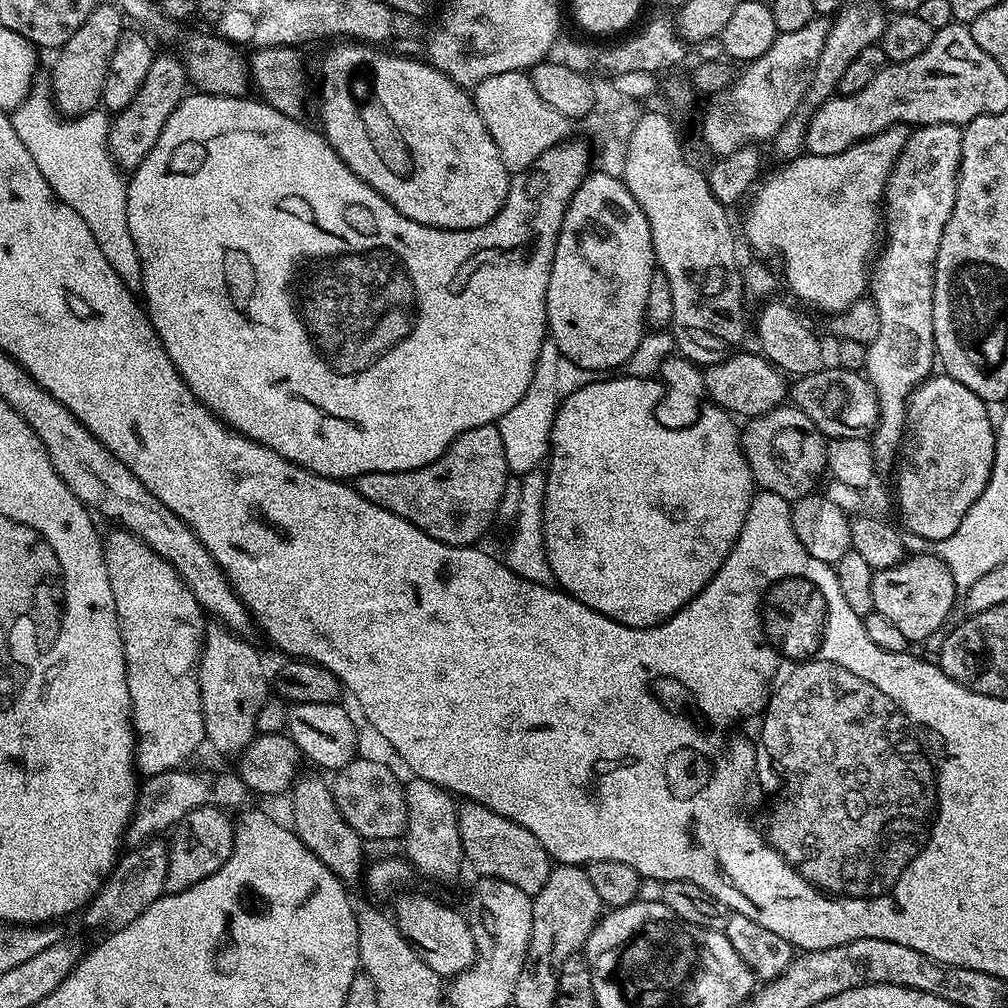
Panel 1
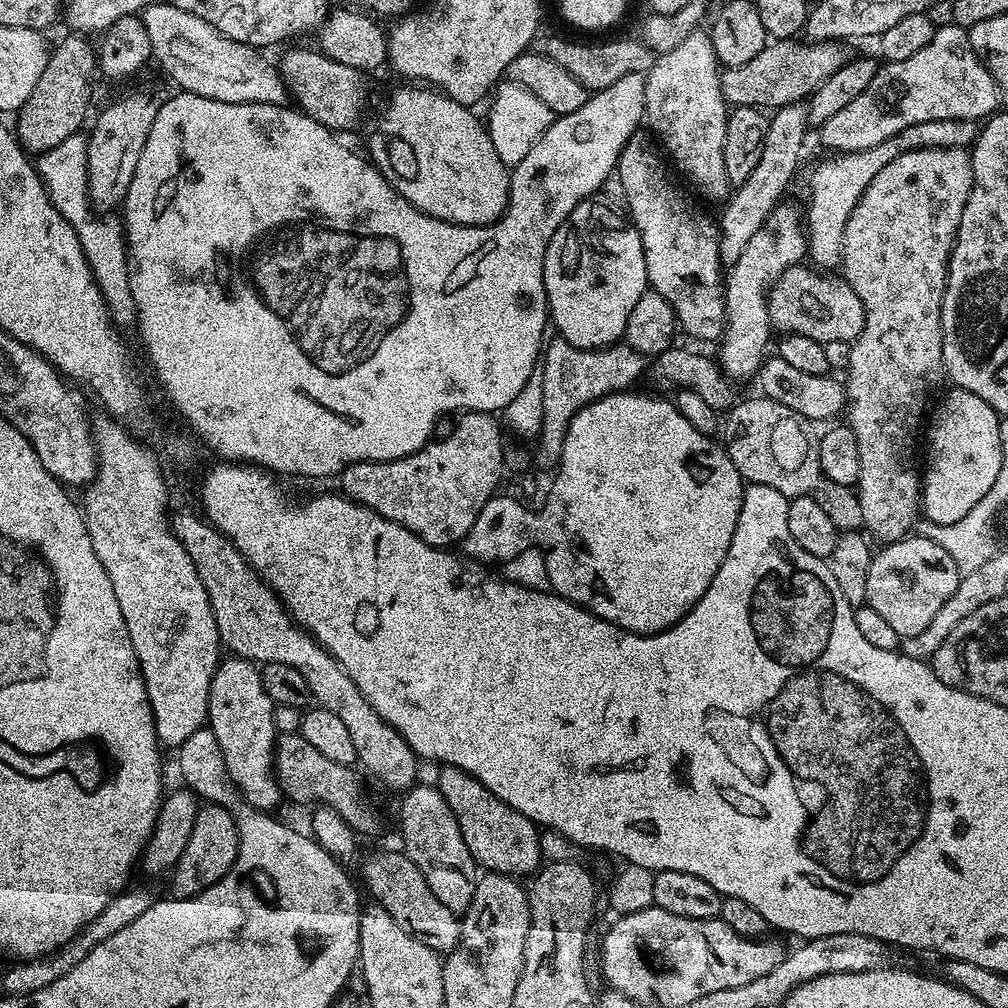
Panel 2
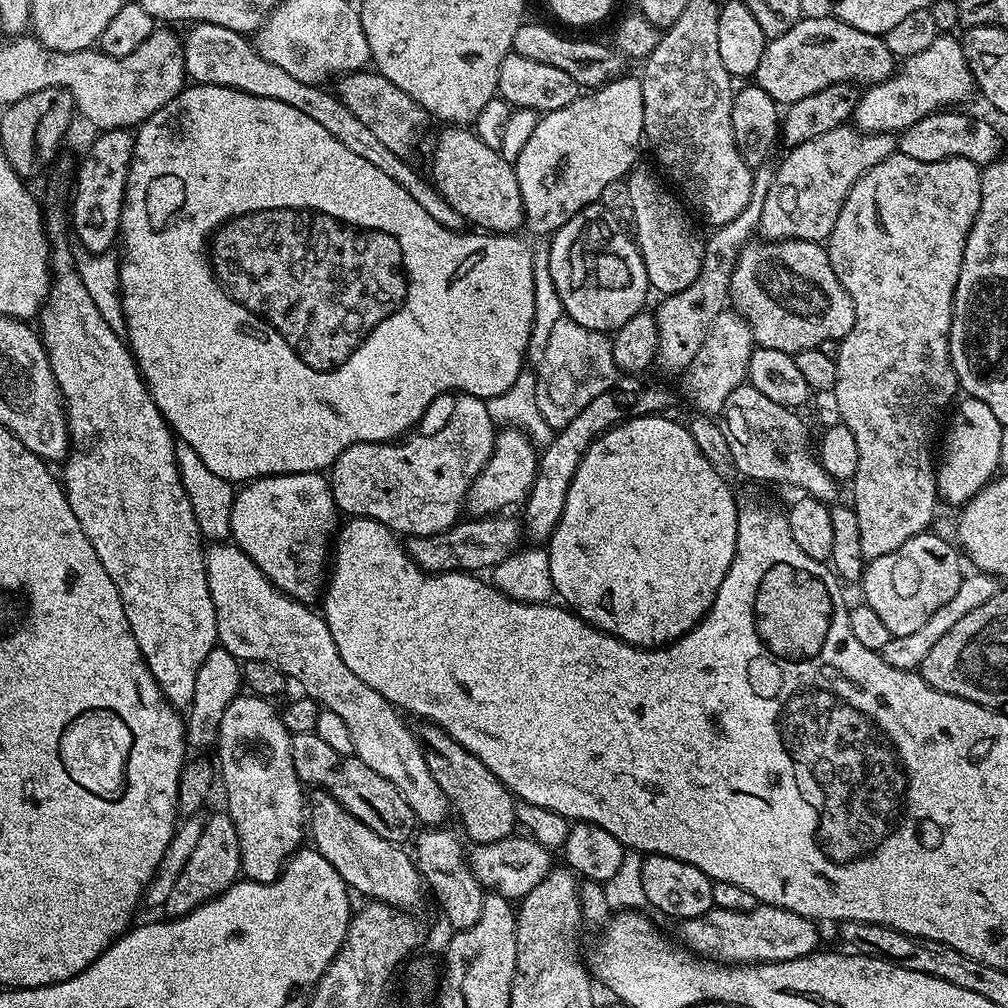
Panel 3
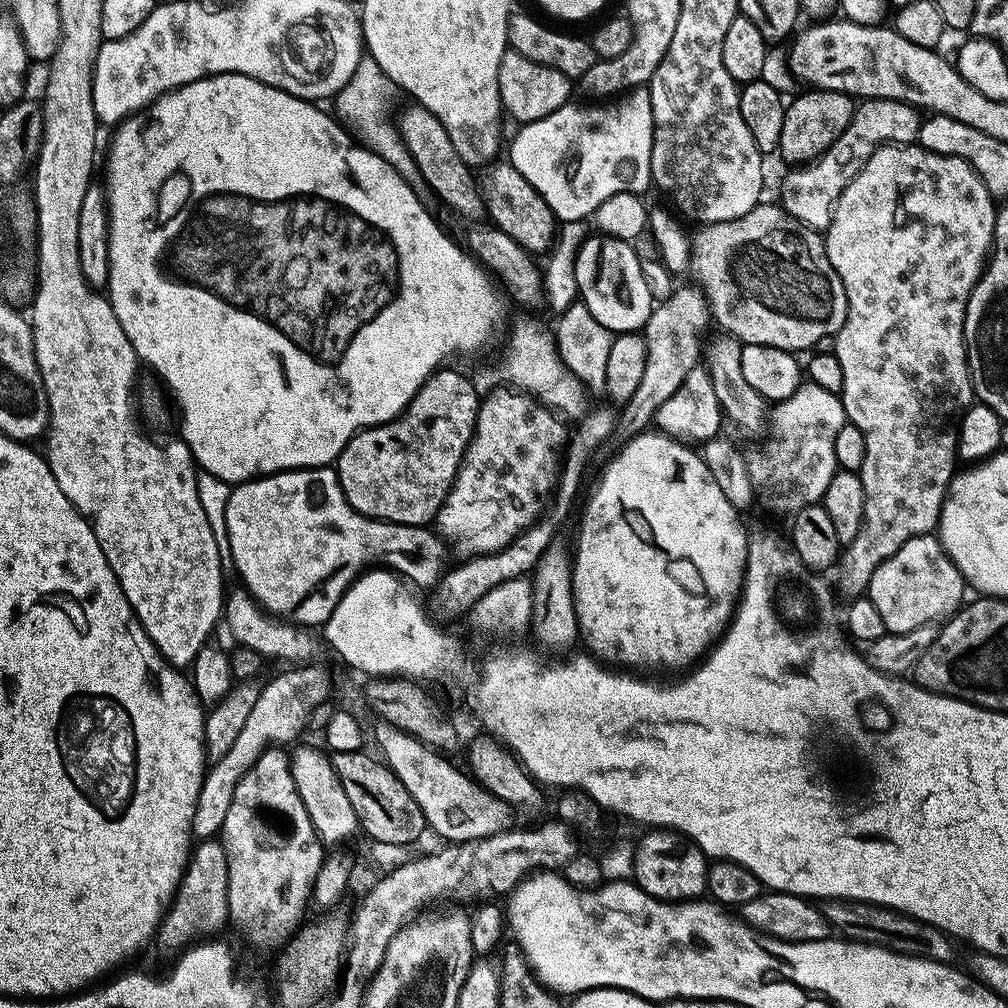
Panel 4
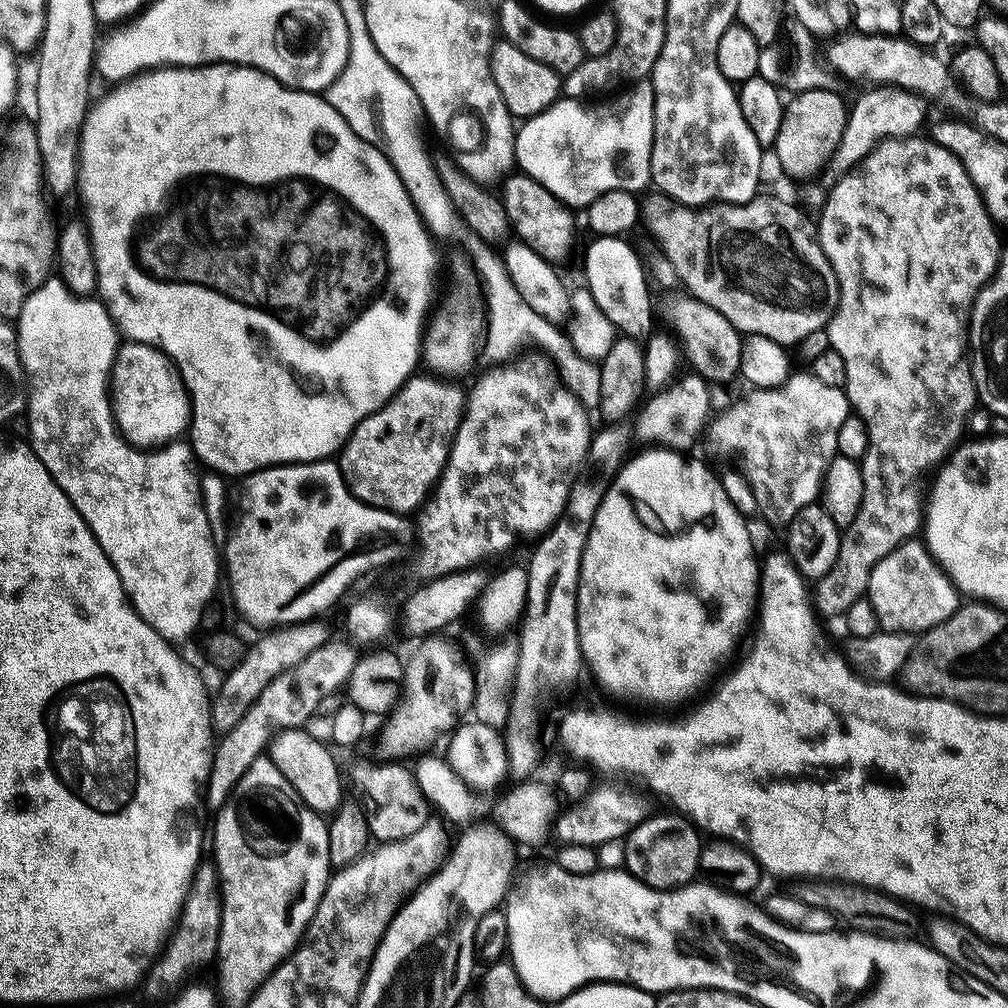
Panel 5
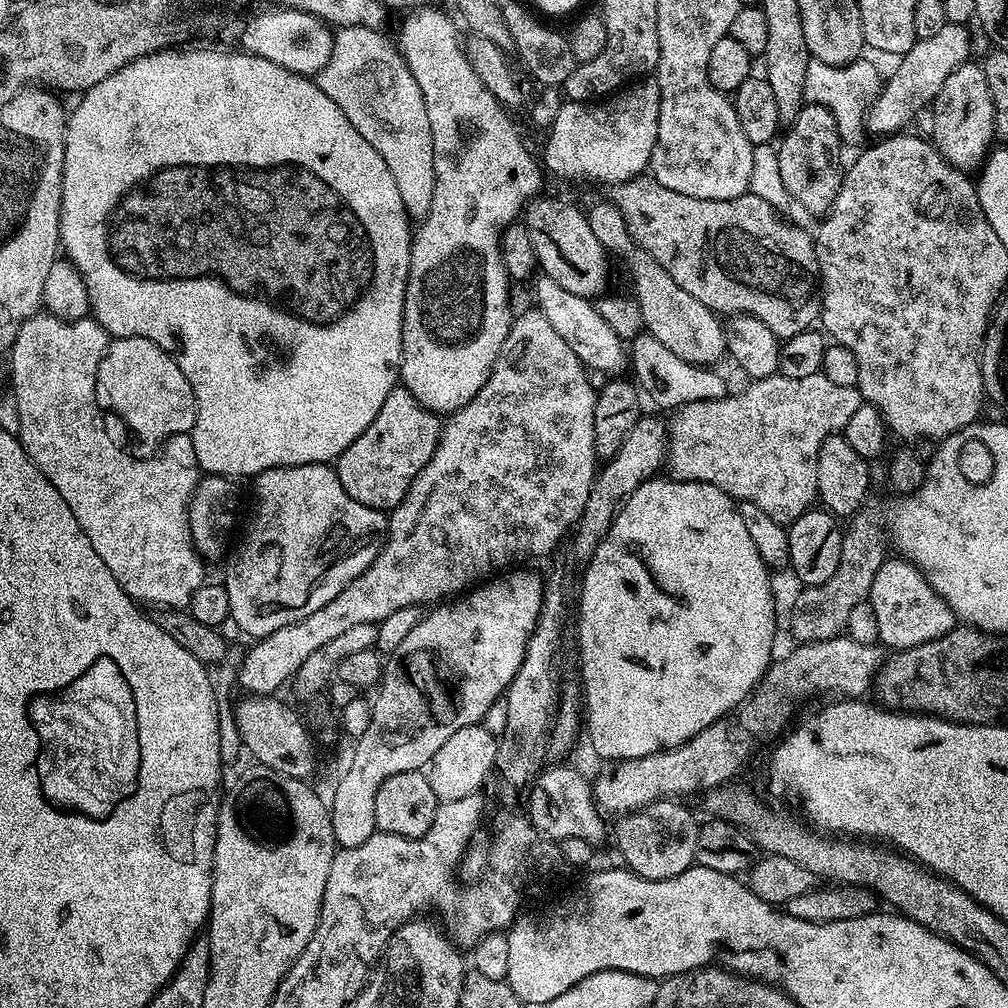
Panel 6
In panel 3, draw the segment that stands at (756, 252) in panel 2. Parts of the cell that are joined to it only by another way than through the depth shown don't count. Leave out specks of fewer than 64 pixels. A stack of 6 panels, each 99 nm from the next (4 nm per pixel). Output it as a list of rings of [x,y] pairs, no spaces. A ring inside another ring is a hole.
[[[841,126],[810,138],[810,142],[789,147],[780,169],[775,169],[774,183],[766,194],[759,235],[765,240],[827,241],[857,178],[893,155],[897,148],[898,140],[893,133],[865,134],[855,126]],[[726,310],[714,318],[714,326],[710,326],[710,334],[706,334],[706,342],[694,354],[694,362],[690,362],[687,372],[683,373],[684,392],[690,403],[700,414],[720,414],[724,411],[726,398],[748,380],[748,367],[754,349],[752,328],[744,321],[743,316],[735,310]]]

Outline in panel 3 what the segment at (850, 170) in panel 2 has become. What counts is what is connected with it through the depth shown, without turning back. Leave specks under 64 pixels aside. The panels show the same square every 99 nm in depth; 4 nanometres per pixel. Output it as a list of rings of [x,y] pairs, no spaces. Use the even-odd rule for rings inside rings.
[[[941,110],[914,122],[898,136],[898,151],[907,156],[917,156],[922,162],[947,160],[949,156],[973,160],[987,166],[1001,155],[1000,140],[996,132],[984,120],[976,116],[963,116],[960,110]]]

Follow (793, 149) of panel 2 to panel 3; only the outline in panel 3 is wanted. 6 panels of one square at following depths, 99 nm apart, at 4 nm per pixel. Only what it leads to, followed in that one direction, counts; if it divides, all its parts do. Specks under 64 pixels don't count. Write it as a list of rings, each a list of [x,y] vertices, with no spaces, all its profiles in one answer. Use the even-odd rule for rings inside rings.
[[[761,166],[755,169],[752,177],[752,193],[750,202],[746,202],[746,210],[738,214],[730,222],[711,229],[704,245],[704,261],[700,267],[698,278],[686,286],[686,290],[675,292],[672,296],[664,296],[661,304],[654,308],[658,328],[658,344],[655,363],[668,372],[683,374],[687,372],[690,362],[694,362],[694,354],[706,342],[706,334],[710,334],[710,326],[714,326],[714,318],[726,311],[730,304],[732,290],[732,271],[736,269],[736,259],[740,257],[740,249],[745,248],[753,239],[760,227],[762,206],[766,202],[766,194],[774,183],[773,169]]]

